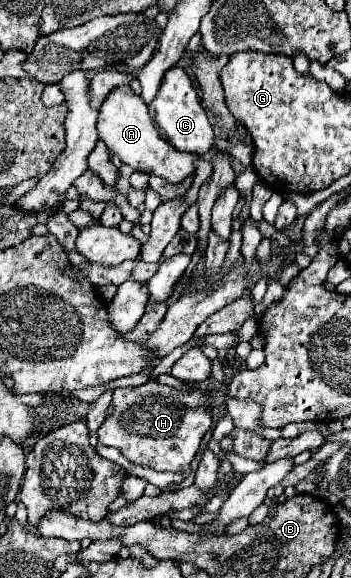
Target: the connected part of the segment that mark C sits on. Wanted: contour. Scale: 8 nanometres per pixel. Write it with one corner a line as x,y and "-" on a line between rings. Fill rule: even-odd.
171,67
167,71
157,97
151,101
149,107
153,107
153,111
155,111
155,123
159,127
161,137
167,139
175,149
189,151
195,155
205,155
211,151
211,147
215,143
213,127
209,123
205,109
201,107
197,89
193,87
189,75
181,67

